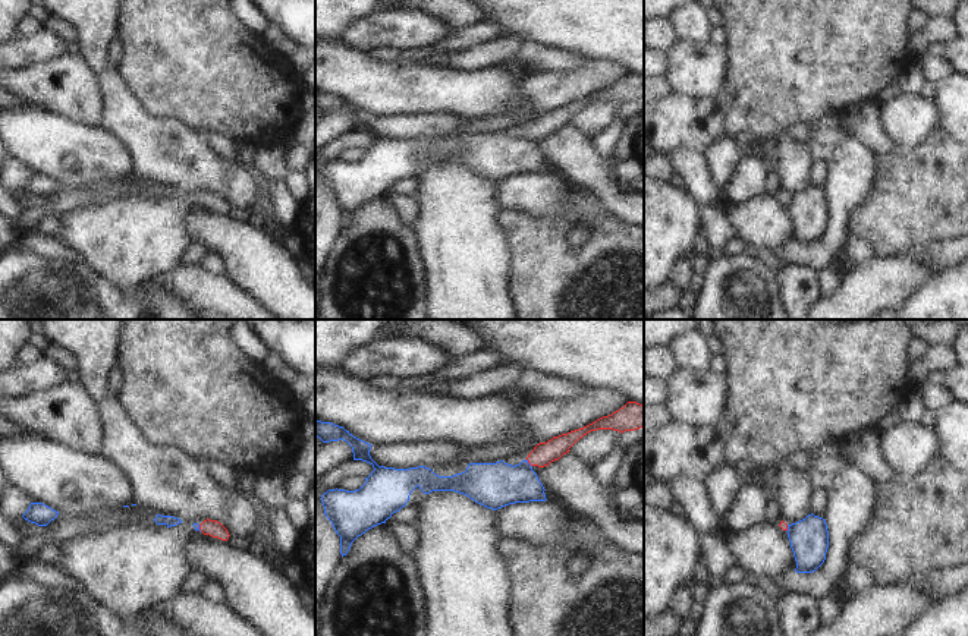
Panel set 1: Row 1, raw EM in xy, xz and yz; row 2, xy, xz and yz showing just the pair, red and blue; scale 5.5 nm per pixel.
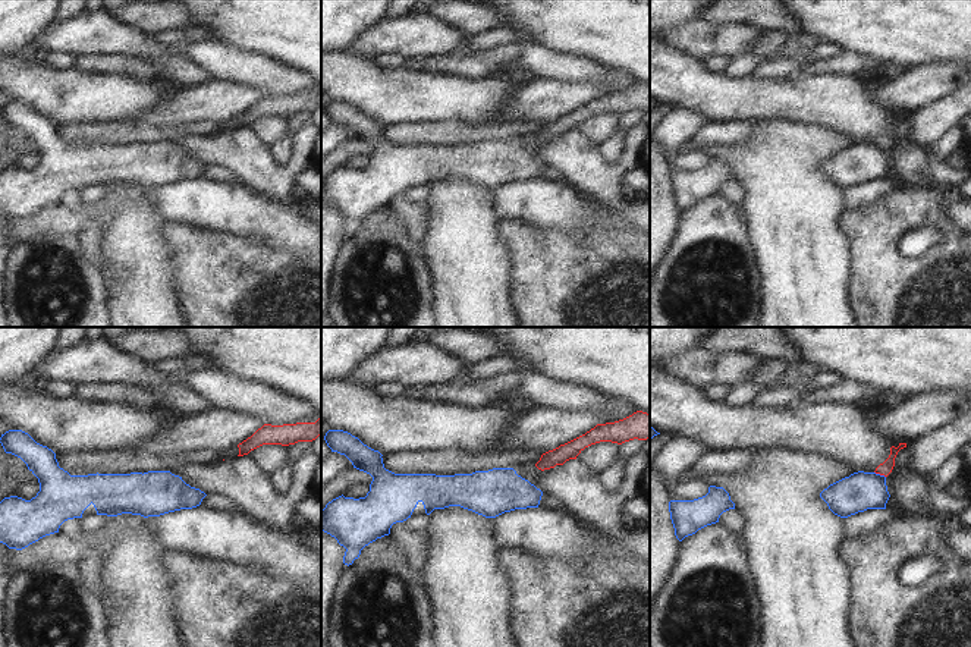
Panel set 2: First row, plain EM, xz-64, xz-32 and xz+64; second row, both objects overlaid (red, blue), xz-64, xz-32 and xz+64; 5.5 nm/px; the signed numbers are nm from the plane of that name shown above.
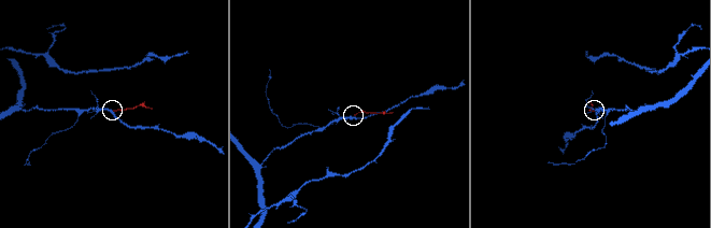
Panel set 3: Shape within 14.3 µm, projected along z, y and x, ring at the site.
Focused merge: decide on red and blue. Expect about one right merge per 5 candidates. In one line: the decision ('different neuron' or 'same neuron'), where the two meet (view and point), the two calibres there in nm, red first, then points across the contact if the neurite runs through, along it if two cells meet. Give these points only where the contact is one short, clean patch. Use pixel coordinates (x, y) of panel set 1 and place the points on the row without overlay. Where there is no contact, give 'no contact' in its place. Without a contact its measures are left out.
different neuron | xz (528, 134) | 120/260 nm | along xz (527, 131), (531, 138)

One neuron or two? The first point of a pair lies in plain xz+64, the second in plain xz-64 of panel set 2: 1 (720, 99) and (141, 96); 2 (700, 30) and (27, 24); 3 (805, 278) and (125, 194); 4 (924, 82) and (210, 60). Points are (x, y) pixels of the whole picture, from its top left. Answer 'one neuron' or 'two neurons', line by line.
1: one neuron
2: two neurons
3: one neuron
4: two neurons

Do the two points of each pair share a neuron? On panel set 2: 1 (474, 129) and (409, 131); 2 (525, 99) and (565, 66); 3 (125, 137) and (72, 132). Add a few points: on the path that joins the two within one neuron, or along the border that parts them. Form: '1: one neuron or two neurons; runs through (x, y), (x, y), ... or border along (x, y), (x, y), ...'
1: one neuron; runs through (458, 132), (426, 132)
2: two neurons; border along (534, 77), (583, 82)
3: one neuron; runs through (112, 134), (85, 132)

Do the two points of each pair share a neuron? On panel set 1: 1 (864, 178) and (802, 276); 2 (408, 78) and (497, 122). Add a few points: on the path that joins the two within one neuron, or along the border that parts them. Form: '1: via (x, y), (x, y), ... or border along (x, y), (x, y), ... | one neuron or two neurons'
1: border along (791, 264), (805, 264), (817, 271) | two neurons
2: border along (450, 115), (467, 119), (506, 116) | two neurons

